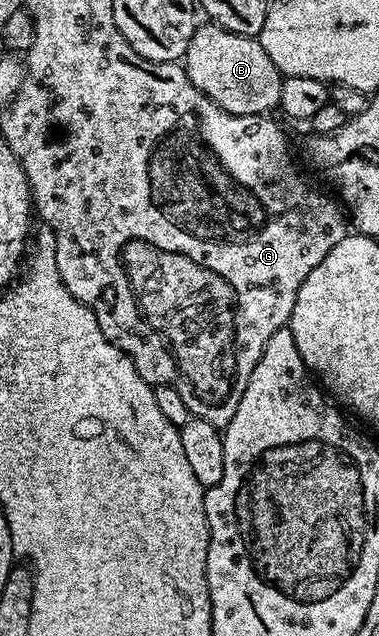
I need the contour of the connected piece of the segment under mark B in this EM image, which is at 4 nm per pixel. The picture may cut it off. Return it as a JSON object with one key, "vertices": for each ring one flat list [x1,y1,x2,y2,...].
{"vertices":[[211,22,201,23,197,27,194,38,190,38,190,46,182,57,182,67,184,73,190,78,190,82,194,82,194,86,198,86,198,90,202,90,202,94,206,94,206,98,210,98,215,104,222,106,222,110,226,110,230,114,262,116,271,113,271,108,276,110,280,107,285,77,280,75,278,66,274,66,274,62,270,62,270,54,266,54,259,39,234,34]]}

